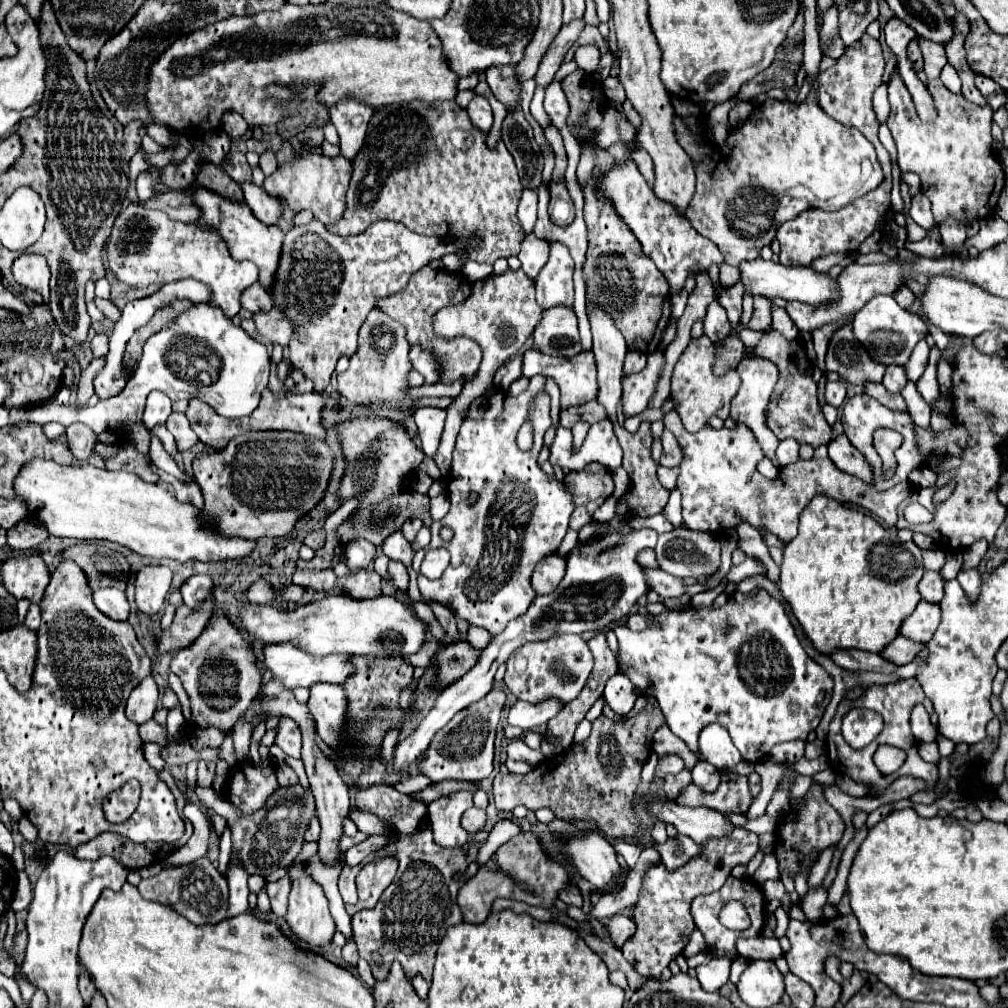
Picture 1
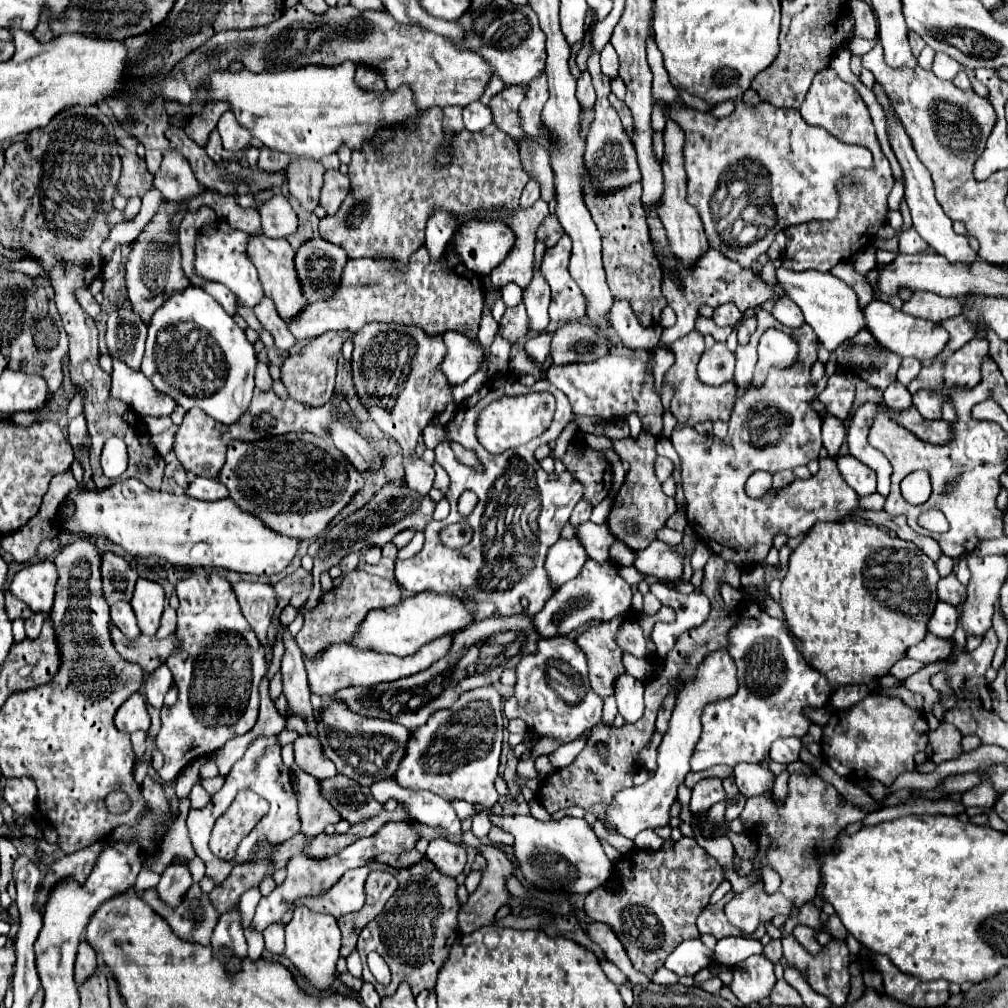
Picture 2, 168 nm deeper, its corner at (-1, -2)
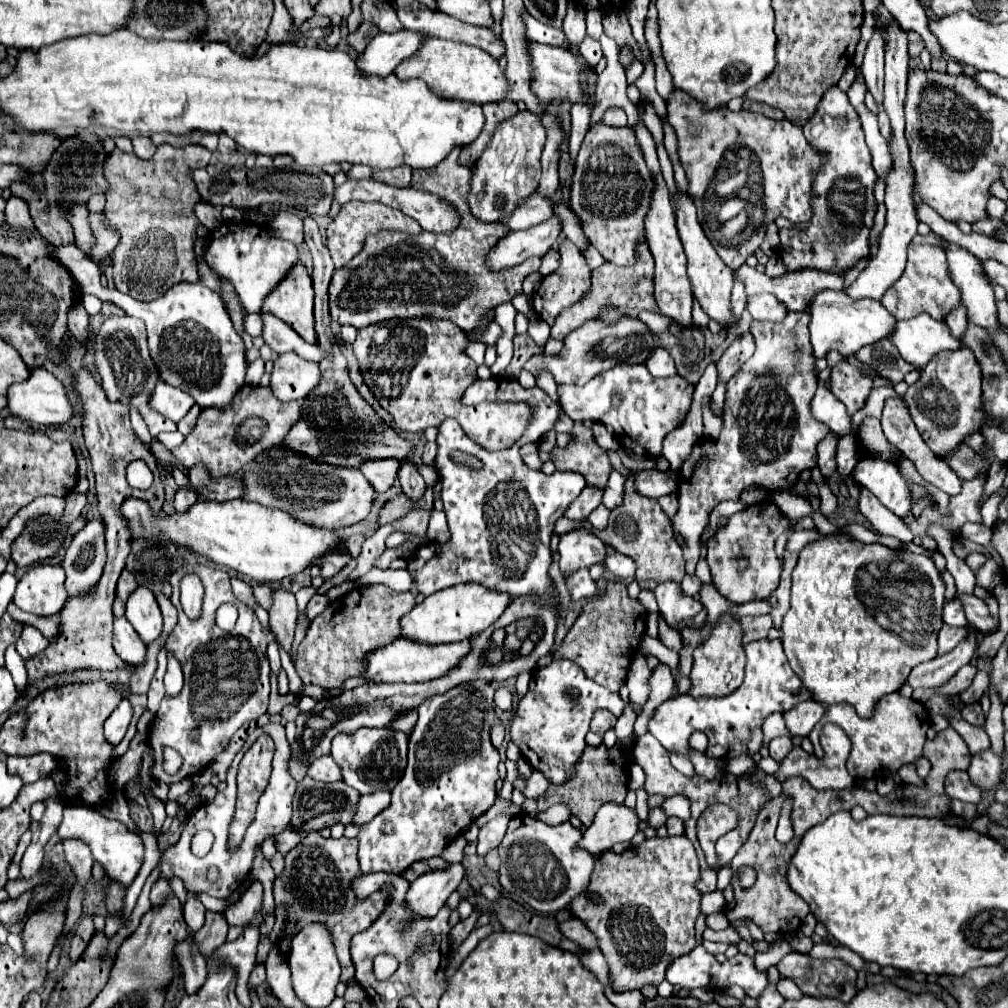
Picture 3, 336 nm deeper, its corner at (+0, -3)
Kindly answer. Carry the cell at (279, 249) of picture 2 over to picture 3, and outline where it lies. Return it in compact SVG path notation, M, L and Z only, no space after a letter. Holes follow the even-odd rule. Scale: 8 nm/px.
M296 263L286 277L266 295L262 311L288 323L304 341L316 343L312 315L312 279L302 263Z

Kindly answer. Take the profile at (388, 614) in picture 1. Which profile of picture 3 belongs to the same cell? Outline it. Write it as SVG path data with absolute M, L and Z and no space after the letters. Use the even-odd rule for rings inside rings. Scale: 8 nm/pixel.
M464 583L454 585L444 591L436 591L428 595L422 603L414 605L412 611L408 611L400 619L400 631L404 639L416 641L416 643L452 643L452 641L464 641L470 635L482 633L494 619L502 615L510 601L506 595L498 591L486 591L486 587L478 583Z

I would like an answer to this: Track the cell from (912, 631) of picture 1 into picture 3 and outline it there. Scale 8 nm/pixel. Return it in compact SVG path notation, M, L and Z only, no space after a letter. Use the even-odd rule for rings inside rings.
M948 601L944 605L944 611L942 611L942 621L950 627L964 627L968 621L964 617L964 611L962 611L962 605L958 601Z

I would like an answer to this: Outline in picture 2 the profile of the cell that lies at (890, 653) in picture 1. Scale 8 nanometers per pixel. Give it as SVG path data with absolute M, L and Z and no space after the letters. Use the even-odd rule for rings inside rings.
M927 634L919 644L907 650L907 656L919 660L923 664L945 660L953 650L953 642L947 638L935 638L935 634Z

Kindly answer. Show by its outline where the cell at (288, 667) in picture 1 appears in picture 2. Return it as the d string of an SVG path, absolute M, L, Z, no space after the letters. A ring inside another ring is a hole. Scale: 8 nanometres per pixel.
M447 634L419 648L415 654L409 654L403 658L395 654L381 654L375 650L355 650L355 646L351 644L335 644L335 646L329 646L321 658L305 660L307 674L309 674L309 686L313 694L331 696L333 692L347 688L347 686L375 686L379 682L393 682L393 680L417 674L421 670L427 670L433 662L449 654L451 642L453 642L453 636Z

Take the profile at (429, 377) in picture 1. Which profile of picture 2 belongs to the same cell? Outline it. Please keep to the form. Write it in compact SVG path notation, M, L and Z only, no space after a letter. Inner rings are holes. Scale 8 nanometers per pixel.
M447 332L443 336L447 344L447 356L441 364L441 370L451 384L463 384L471 374L475 374L485 358L483 346L479 340L471 340L459 332Z

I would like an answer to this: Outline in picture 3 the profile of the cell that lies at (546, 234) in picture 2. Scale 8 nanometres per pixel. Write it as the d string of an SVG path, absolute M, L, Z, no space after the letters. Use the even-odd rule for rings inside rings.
M550 249L544 257L542 257L542 265L540 265L540 273L542 275L548 275L550 271L554 271L556 267L558 267L558 261L560 261L560 255L558 255L558 251L554 251L554 249Z

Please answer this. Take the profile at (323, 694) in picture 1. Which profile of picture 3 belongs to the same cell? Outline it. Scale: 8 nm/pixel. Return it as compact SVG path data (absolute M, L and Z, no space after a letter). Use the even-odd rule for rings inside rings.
M362 727L354 735L338 733L332 741L332 757L342 769L342 779L346 785L364 793L374 791L390 791L394 783L402 777L406 769L406 753L408 753L408 735L396 729L368 729Z

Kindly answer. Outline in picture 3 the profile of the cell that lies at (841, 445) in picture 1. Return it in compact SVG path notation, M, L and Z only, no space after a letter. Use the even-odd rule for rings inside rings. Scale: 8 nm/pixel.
M860 487L860 501L858 501L860 511L864 513L864 517L874 525L874 529L880 535L890 535L890 537L898 537L902 541L912 541L912 533L910 529L902 523L900 517L896 517L890 509L882 507L882 503L878 503L878 499L872 495L870 489Z

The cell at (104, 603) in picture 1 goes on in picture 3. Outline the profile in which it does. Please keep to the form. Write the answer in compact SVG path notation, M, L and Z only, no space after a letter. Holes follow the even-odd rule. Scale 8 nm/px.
M114 617L114 649L132 667L144 663L146 645L138 639L138 633L126 617Z

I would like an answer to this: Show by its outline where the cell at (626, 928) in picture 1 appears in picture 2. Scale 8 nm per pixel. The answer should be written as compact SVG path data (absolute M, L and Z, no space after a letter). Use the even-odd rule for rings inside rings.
M591 922L591 924L585 928L585 934L605 952L605 956L607 956L633 984L647 984L647 982L651 982L645 974L639 974L639 972L631 966L631 960L627 958L625 948L619 944L615 932L613 932L607 924Z

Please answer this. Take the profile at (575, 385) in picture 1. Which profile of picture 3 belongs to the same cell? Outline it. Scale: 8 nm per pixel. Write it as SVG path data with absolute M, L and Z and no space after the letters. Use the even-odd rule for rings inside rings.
M620 363L612 369L596 375L590 383L578 385L560 385L558 397L564 413L574 421L598 421L610 425L614 433L630 437L630 449L638 455L652 455L658 457L662 451L662 439L666 433L676 429L692 403L694 385L688 383L684 377L674 375L668 379L656 379L650 375L646 365L630 365ZM612 397L620 397L620 405L612 405Z

